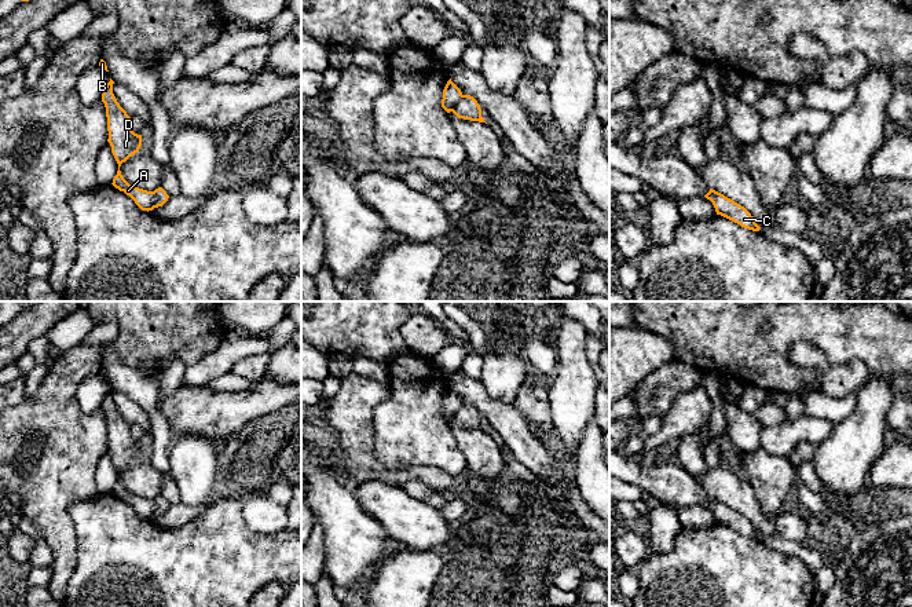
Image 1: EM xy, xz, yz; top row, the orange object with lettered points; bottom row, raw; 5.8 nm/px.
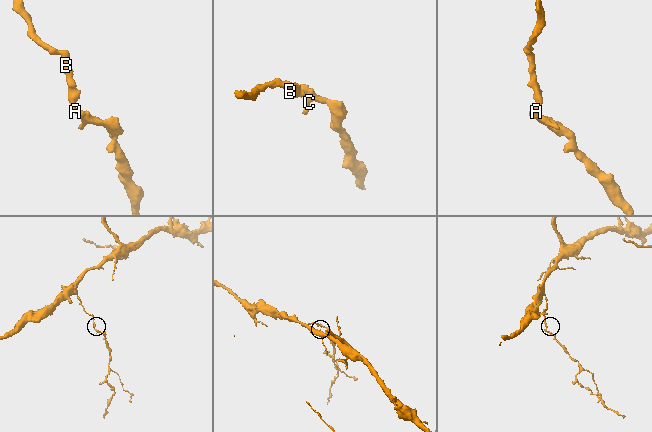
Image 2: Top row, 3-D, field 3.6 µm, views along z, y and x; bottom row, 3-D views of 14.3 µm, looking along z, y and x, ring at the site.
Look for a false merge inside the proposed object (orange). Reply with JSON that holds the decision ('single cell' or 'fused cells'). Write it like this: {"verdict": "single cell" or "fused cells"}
{"verdict": "fused cells"}

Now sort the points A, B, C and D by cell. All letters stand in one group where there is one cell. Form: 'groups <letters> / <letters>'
groups A B D / C

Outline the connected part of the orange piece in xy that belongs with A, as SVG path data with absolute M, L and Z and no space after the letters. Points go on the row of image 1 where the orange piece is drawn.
M110 78L102 94L102 102L105 103L107 117L107 142L118 164L118 171L111 184L129 195L142 211L149 212L154 201L154 193L129 184L120 171L121 164L139 151L142 135L132 131L129 125L131 117L117 102L113 94L113 84L114 81Z

